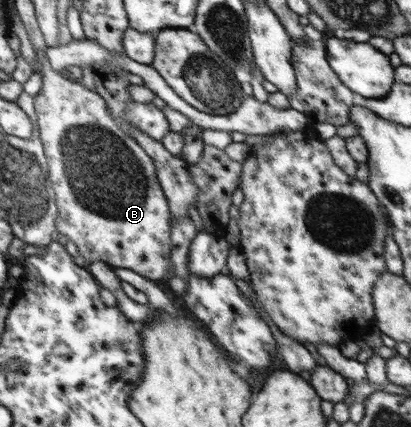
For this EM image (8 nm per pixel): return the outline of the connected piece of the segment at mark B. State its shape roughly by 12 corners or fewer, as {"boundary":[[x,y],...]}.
{"boundary":[[106,95],[34,97],[56,237],[86,263],[170,272],[156,167]]}

